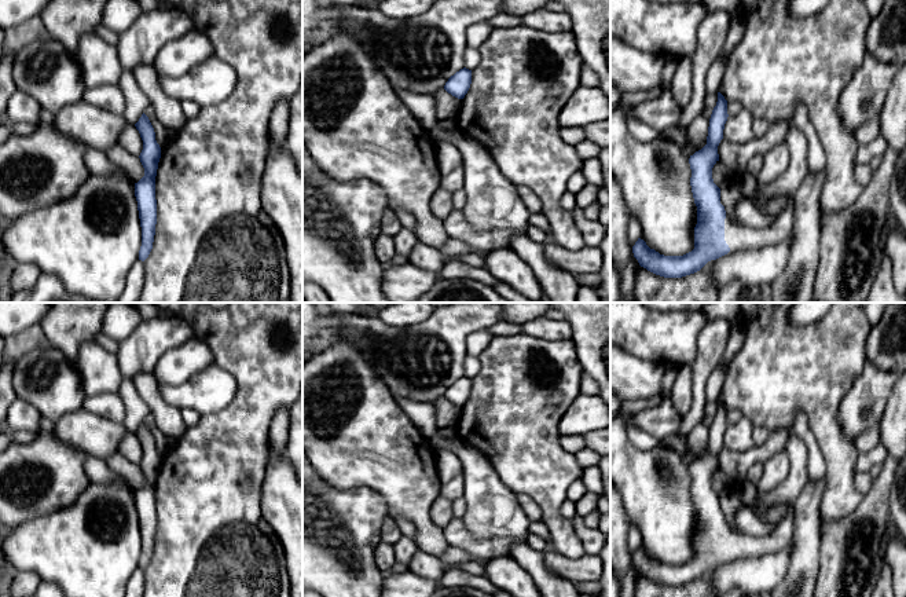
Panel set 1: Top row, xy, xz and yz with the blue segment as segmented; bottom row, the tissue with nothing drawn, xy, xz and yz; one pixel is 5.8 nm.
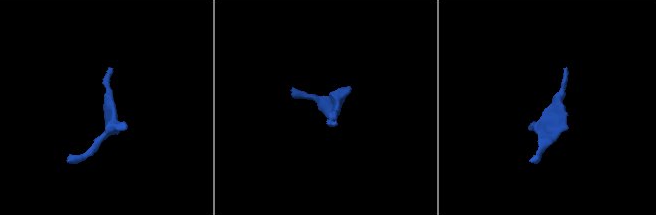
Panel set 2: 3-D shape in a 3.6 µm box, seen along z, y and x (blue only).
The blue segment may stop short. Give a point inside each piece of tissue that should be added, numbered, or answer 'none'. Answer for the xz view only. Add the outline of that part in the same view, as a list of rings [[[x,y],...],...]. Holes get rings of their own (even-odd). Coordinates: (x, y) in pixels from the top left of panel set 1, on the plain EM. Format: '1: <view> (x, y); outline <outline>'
none

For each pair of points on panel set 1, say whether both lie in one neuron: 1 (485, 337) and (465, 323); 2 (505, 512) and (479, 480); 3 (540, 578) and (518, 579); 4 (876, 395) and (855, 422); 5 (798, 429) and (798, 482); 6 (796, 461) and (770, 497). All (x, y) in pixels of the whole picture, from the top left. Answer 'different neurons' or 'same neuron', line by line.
1: different neurons
2: same neuron
3: different neurons
4: same neuron
5: different neurons
6: same neuron

